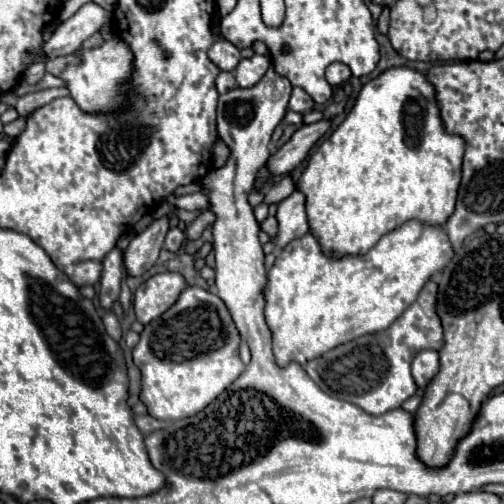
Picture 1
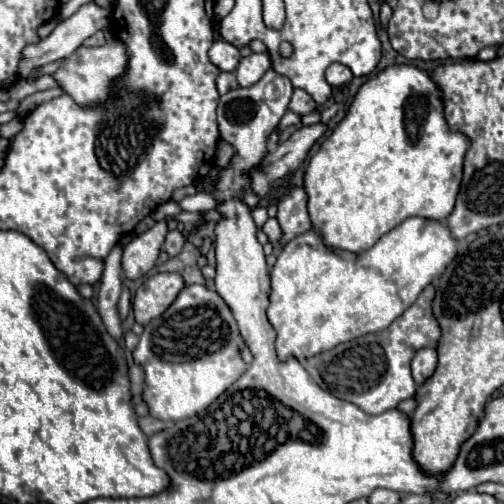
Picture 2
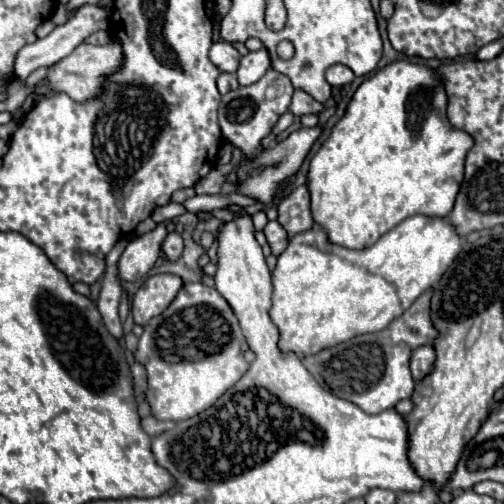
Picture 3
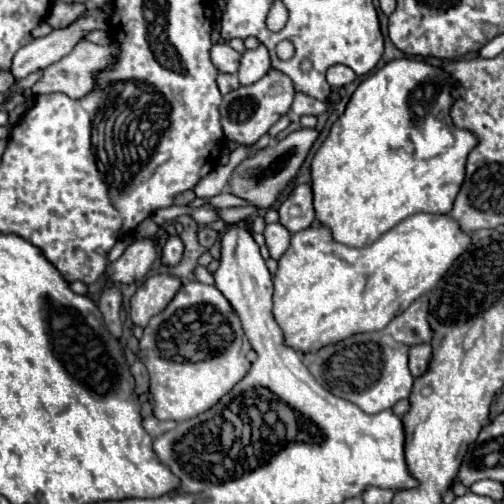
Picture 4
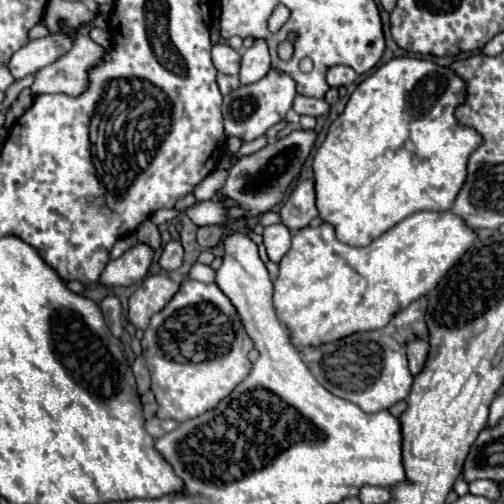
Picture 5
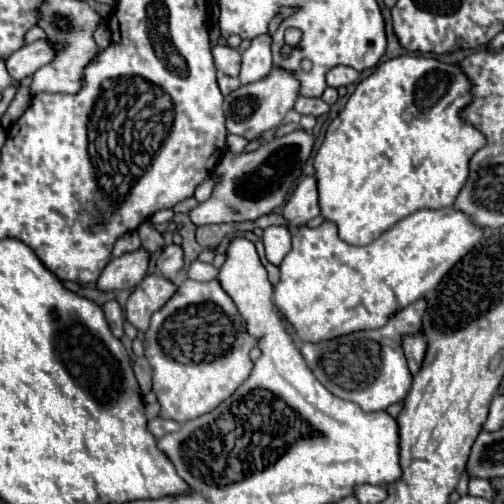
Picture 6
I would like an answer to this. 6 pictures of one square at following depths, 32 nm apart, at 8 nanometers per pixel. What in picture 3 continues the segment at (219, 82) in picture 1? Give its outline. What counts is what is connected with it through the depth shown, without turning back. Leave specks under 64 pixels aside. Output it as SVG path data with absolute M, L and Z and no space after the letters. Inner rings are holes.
M220 74L218 76L218 90L220 94L226 94L230 90L236 90L238 88L238 80L236 80L236 74Z

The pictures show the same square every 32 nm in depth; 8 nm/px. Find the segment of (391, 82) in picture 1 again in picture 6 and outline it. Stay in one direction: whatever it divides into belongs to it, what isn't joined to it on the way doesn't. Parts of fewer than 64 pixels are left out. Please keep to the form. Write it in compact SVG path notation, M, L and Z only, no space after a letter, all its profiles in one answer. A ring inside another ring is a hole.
M398 56L392 60L382 62L370 76L364 78L364 82L360 82L356 86L356 90L352 92L352 96L348 98L344 110L330 122L324 142L314 158L314 168L316 168L316 178L318 178L318 192L320 192L320 208L322 208L322 216L326 220L332 220L338 224L338 232L340 238L348 244L370 244L376 236L380 236L382 232L386 232L388 228L392 228L392 224L396 224L398 220L402 220L404 216L420 210L420 208L446 208L452 206L458 192L462 190L466 178L468 178L468 162L470 158L486 144L484 134L474 128L472 124L464 122L460 118L460 112L472 102L472 82L468 80L468 76L460 70L458 64L446 64L440 62L436 58L428 58L428 56Z

